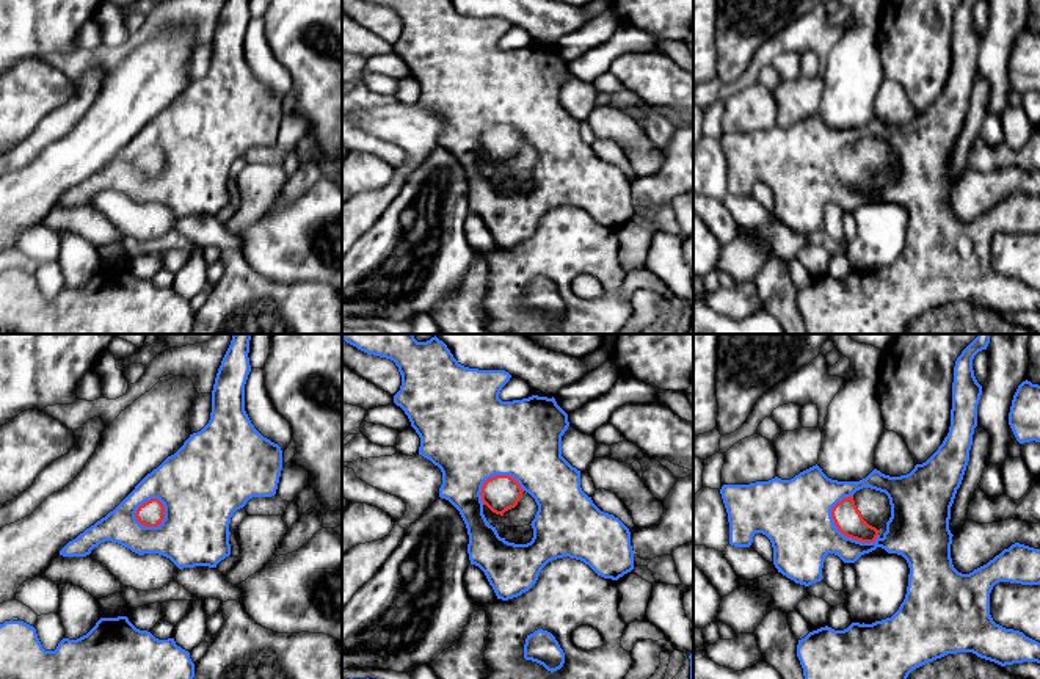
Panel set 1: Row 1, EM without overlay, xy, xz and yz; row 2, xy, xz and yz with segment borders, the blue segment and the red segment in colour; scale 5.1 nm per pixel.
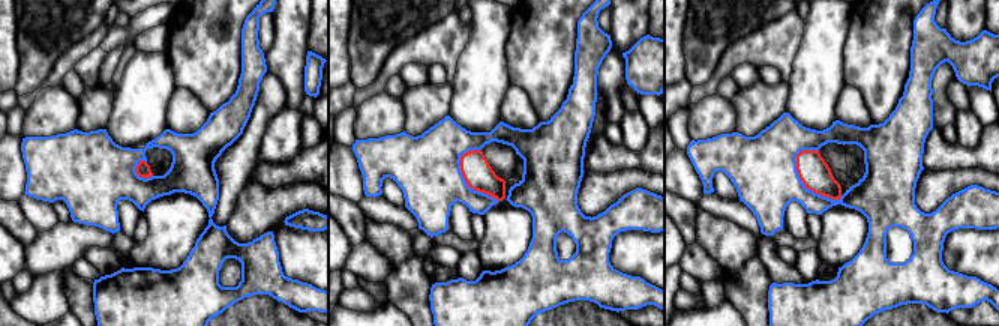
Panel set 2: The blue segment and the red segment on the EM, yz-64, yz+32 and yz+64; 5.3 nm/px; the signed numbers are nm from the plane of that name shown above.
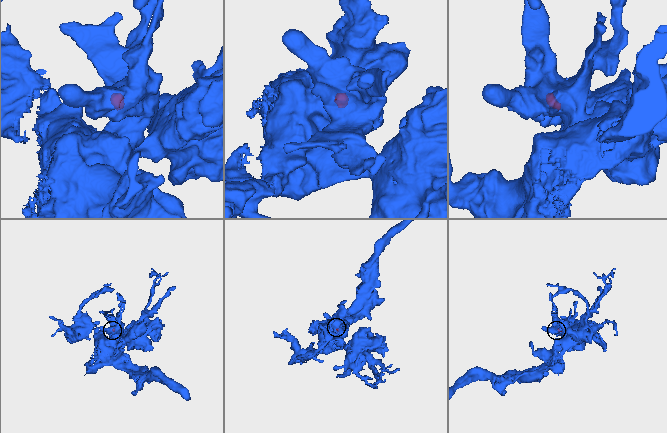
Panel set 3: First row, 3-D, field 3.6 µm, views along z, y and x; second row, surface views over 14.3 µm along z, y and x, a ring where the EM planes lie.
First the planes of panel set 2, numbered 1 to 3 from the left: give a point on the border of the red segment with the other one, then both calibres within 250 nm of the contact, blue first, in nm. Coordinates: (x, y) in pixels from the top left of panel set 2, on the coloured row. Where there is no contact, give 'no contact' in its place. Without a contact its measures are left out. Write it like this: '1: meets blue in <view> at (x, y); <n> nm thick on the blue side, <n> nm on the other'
1: meets blue in yz-64 at (137, 175); 420 nm thick on the blue side, 80 nm on the other
2: meets blue in yz+32 at (465, 184); 360 nm thick on the blue side, 160 nm on the other
3: meets blue in yz+64 at (804, 185); 360 nm thick on the blue side, 160 nm on the other

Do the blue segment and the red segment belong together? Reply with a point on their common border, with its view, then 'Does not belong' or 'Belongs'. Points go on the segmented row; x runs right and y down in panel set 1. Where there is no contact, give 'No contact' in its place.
Touches blue at yz (846, 537). Belongs

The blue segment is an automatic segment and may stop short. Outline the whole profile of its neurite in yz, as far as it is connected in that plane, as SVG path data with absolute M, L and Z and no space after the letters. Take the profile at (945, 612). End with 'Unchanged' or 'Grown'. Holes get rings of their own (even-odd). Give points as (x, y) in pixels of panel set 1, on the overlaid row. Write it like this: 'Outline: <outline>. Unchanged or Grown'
Outline: M977 334L957 358L949 433L938 450L910 474L889 477L874 469L860 481L838 481L816 464L791 480L775 477L769 481L722 486L729 544L750 547L756 533L765 535L773 547L775 568L795 583L809 586L820 582L828 554L838 555L844 563L855 563L861 555L882 547L888 554L902 555L908 563L907 594L891 618L872 624L852 623L844 630L825 626L798 640L797 657L805 679L907 679L913 670L957 652L973 652L1001 666L1040 663L1038 641L996 624L990 615L990 593L996 583L1040 585L1040 549L1015 543L969 574L958 572L951 558L951 507L969 461L982 395L973 359L987 350L990 336ZM863 488L885 492L889 499L891 517L882 536L855 505L853 494Z. Grown

